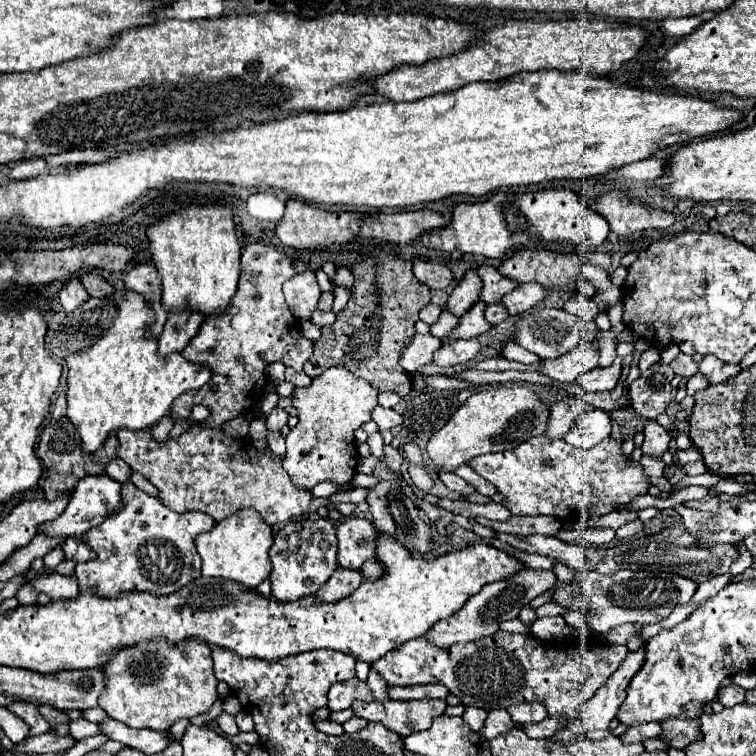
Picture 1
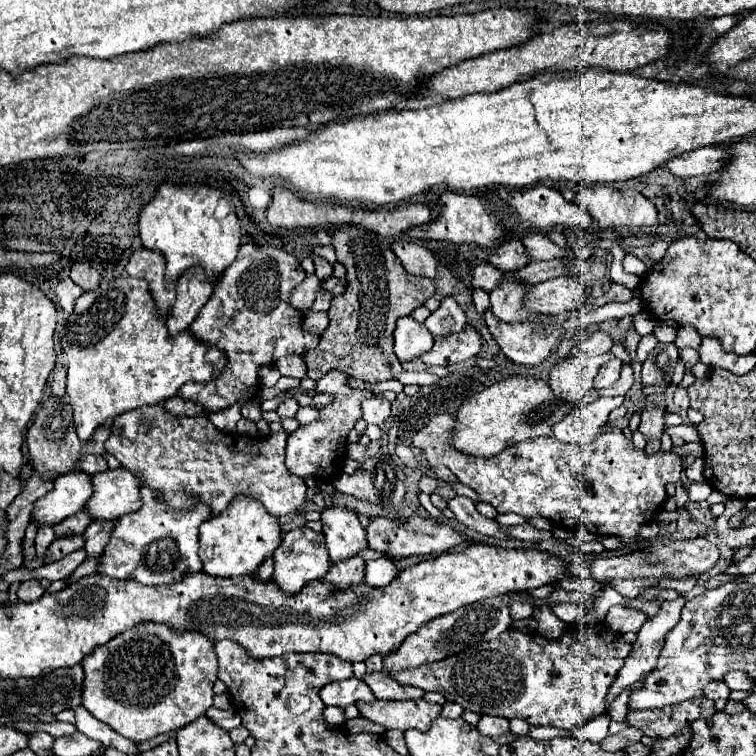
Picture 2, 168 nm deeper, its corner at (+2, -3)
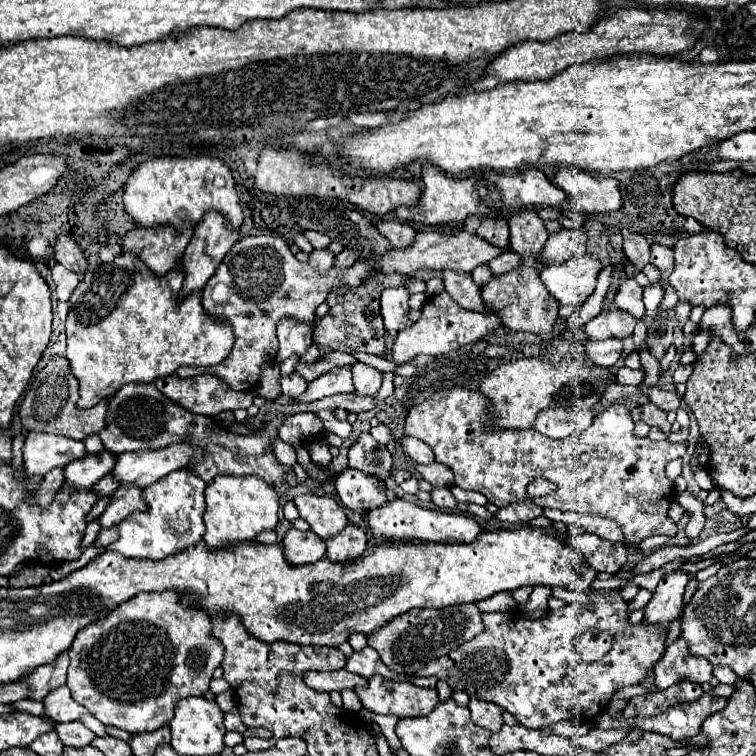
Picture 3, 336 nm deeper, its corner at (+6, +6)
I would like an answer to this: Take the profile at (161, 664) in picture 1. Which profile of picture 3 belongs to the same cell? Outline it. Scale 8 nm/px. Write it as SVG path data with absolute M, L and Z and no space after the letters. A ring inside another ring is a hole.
M176 592L138 594L134 600L112 610L108 618L82 628L68 652L70 666L66 686L72 690L72 698L106 726L116 726L130 734L158 730L174 718L174 708L182 698L204 696L208 692L212 672L220 666L224 656L224 646L210 630L212 624L206 612L184 608Z

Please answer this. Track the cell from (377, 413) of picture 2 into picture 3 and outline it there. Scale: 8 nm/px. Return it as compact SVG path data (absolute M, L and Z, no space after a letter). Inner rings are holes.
M358 362L352 366L352 380L354 380L356 394L374 396L382 386L382 372L378 372L376 368L368 364Z

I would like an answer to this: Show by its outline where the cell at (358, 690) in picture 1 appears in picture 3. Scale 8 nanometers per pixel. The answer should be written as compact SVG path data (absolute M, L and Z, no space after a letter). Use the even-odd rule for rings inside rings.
M336 670L336 672L306 672L304 674L304 682L320 692L342 692L344 688L356 688L356 686L364 686L368 684L366 678L352 674L348 670Z

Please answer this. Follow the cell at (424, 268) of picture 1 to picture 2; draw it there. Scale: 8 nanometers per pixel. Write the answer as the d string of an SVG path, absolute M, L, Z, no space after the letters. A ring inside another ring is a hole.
M396 241L392 245L392 251L396 253L396 257L402 261L404 269L412 275L422 275L422 277L436 277L436 257L432 255L432 251L428 251L426 247L418 245L418 243L408 243L408 241Z

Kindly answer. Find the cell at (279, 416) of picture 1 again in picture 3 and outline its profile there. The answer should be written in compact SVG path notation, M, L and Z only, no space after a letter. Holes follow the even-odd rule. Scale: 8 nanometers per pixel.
M290 374L286 378L282 378L282 394L284 396L290 396L290 398L298 398L306 388L308 388L308 382L300 376L300 374Z

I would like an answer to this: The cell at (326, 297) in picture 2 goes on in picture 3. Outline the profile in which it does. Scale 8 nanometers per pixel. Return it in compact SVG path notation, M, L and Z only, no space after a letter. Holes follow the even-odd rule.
M314 250L310 254L310 266L320 274L326 274L328 268L332 268L332 264L334 264L334 254L328 250Z

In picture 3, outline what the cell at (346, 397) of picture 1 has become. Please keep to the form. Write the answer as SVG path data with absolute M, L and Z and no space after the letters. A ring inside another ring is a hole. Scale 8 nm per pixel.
M312 412L294 414L294 416L290 416L290 420L284 420L282 428L278 428L280 440L290 444L292 448L308 444L312 438L322 436L322 432L324 432L324 424Z

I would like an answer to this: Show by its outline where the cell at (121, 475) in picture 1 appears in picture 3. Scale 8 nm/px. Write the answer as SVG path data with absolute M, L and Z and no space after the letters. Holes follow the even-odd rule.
M28 432L22 454L24 454L26 476L44 478L52 468L66 466L74 460L84 458L86 448L84 448L84 442L80 442L80 440L54 436L54 434Z

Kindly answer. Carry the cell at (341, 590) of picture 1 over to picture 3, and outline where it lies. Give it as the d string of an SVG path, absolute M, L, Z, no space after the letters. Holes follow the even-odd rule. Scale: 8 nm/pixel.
M348 524L344 528L344 532L326 540L326 546L328 546L326 558L330 562L340 562L340 564L352 562L366 552L366 548L368 548L366 542L368 542L366 532L354 524Z

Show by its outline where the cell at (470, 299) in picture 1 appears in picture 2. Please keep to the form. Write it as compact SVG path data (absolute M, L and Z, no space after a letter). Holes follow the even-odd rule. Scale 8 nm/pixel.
M480 263L480 265L474 267L470 289L492 291L502 283L502 277L504 277L502 269L496 269L492 263Z

